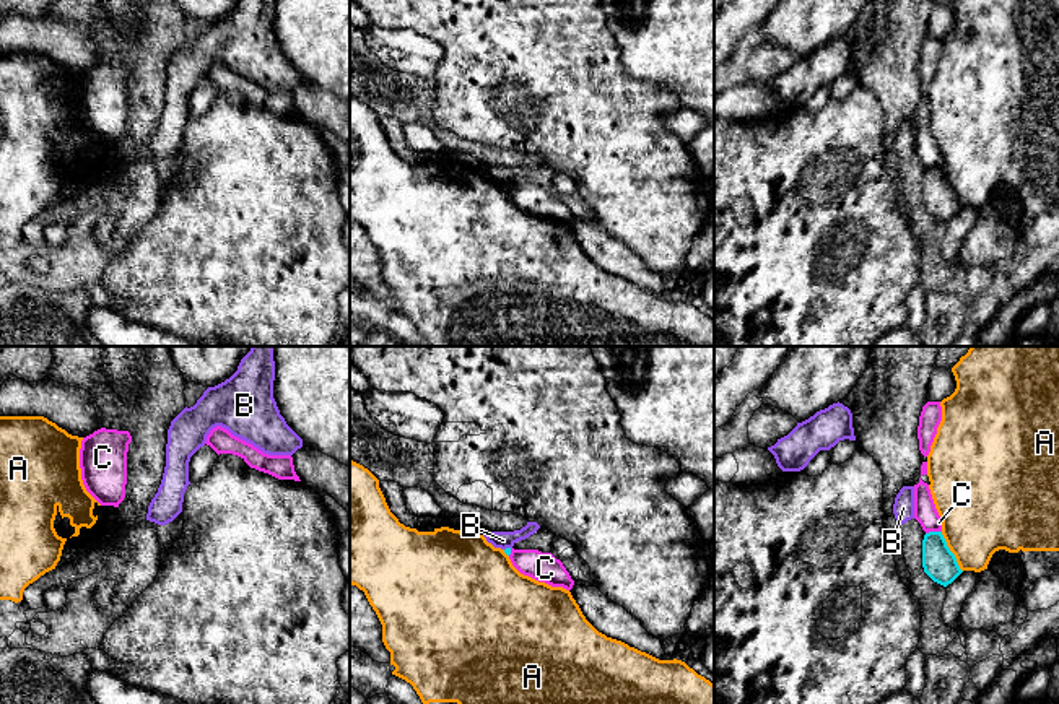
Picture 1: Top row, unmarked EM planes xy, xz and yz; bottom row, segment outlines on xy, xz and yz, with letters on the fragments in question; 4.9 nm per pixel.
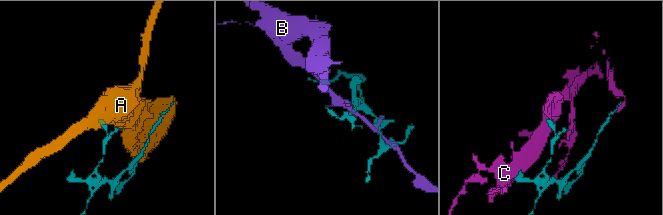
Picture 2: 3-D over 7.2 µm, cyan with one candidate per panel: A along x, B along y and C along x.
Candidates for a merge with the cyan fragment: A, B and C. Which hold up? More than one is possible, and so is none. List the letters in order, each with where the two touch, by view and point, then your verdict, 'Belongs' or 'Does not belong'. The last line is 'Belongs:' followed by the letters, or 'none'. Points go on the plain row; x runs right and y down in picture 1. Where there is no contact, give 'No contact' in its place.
A: Touches cyan at yz (950, 187). Does not belong
B: Touches cyan at xz (506, 184). Does not belong
C: Touches cyan at yz (932, 168). Does not belong
Belongs: none

